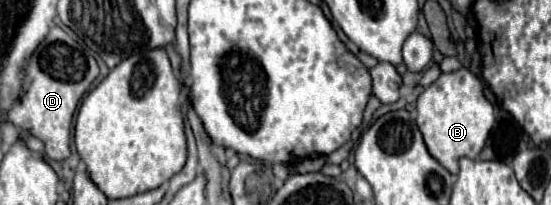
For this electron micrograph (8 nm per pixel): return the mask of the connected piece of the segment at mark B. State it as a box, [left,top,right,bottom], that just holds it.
[417,68,495,174]

